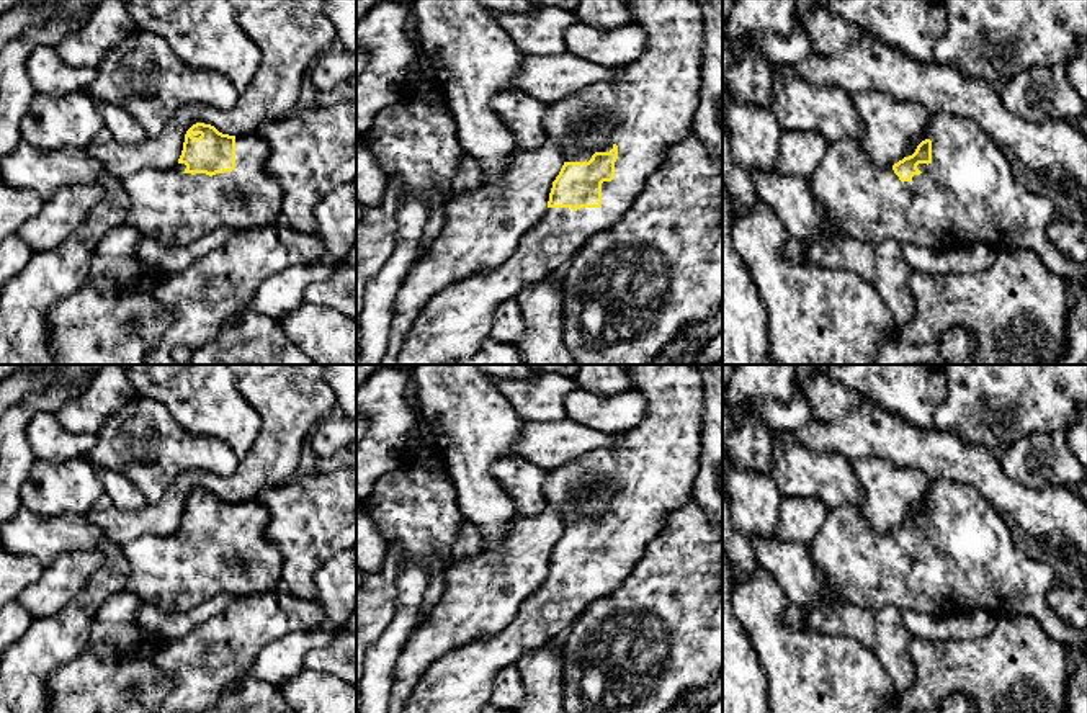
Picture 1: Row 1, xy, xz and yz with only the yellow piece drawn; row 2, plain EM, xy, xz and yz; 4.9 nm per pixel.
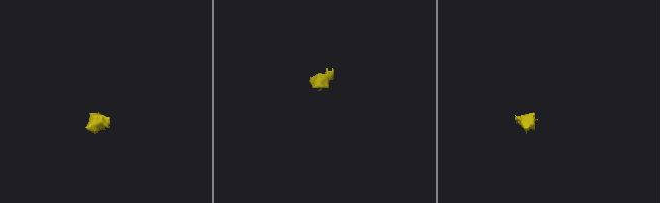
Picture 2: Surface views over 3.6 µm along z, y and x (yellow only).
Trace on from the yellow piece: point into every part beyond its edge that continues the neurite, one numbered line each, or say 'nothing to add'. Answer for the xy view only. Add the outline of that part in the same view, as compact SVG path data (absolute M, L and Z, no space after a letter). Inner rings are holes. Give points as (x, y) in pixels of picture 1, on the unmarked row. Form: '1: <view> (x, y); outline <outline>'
1: xy (172, 574); outline M257 499L235 502L235 535L216 540L186 540L185 530L170 536L144 536L123 545L131 564L126 590L167 613L183 613L203 602L227 594L232 597L260 595L283 589L283 554L263 535L270 512Z

